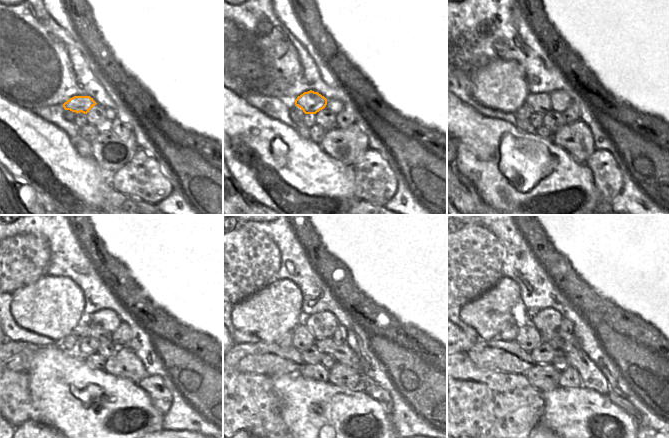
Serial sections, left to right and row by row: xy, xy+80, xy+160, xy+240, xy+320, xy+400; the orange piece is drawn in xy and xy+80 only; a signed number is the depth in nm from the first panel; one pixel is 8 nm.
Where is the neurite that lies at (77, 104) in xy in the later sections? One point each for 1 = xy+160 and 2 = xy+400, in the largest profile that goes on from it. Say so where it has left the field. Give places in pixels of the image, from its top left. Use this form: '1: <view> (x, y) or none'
1: xy+160 (540, 103)
2: xy+400 (591, 378)

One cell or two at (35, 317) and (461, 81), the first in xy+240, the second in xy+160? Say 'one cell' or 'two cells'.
two cells

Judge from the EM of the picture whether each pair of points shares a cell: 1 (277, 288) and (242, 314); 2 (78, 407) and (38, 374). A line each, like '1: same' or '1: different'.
1: same
2: same

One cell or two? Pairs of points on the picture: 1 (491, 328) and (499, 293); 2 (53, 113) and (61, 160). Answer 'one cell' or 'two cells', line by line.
1: one cell
2: two cells

